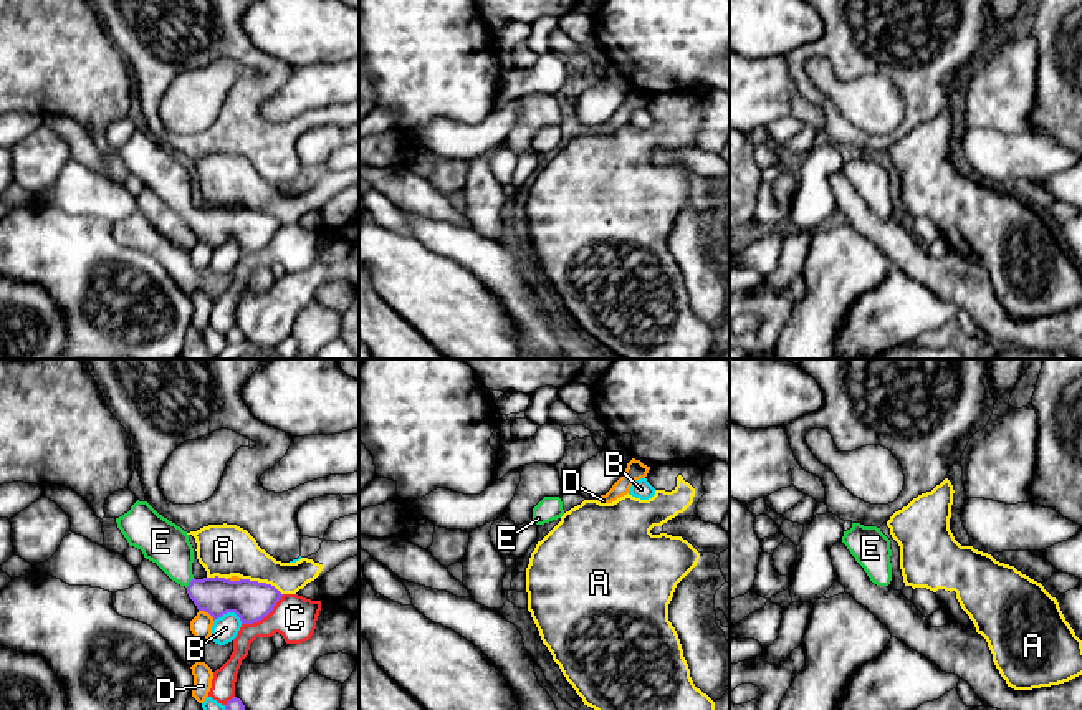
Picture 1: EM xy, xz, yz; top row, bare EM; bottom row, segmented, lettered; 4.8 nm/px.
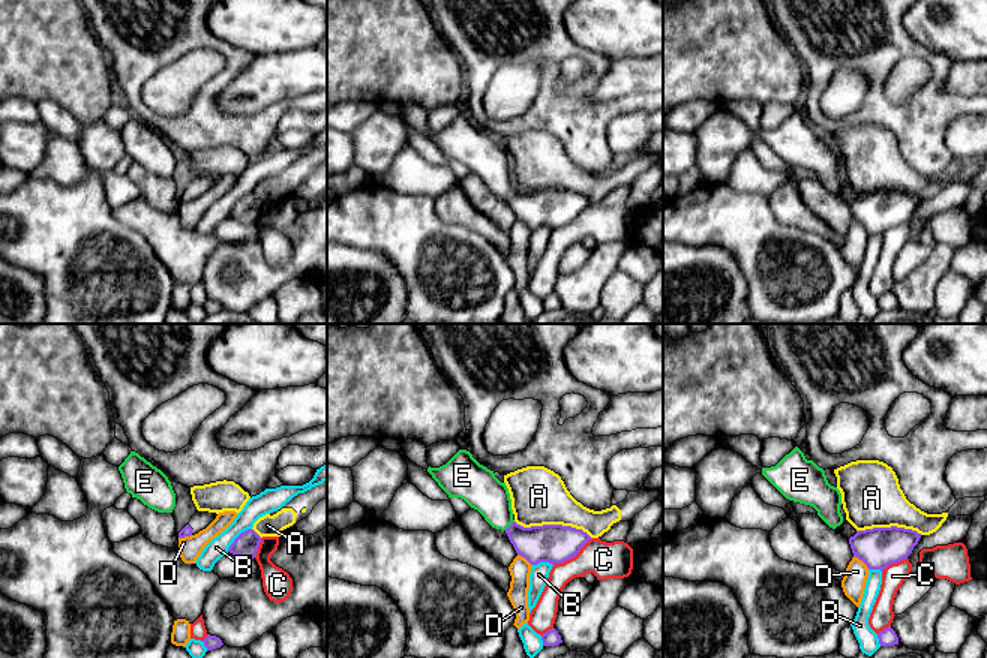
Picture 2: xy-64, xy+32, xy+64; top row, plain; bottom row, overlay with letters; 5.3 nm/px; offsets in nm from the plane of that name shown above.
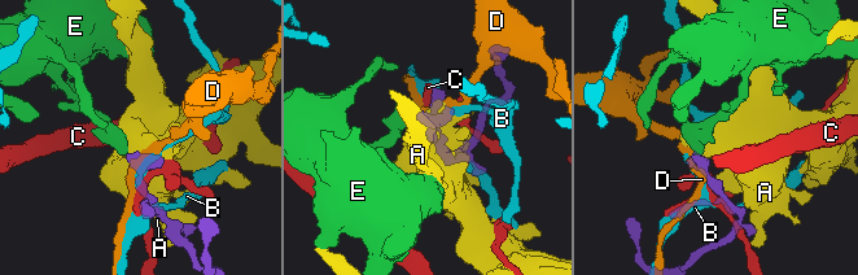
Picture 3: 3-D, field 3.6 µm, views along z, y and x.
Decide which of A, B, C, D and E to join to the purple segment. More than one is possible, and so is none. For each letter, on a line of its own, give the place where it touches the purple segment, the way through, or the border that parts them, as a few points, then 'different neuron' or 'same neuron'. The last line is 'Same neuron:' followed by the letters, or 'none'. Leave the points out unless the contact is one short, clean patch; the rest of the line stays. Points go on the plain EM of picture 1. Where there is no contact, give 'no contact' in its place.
A: xy (262, 212) | different neuron
B: xy (229, 240) | different neuron
C: xy (263, 245) | different neuron
D: xy (207, 240) | along xy (199, 239), (204, 239), (214, 249) | different neuron
E: xy (191, 212) | across xy (217, 225), (207, 224), (191, 212), (161, 171) | same neuron
Same neuron: E

